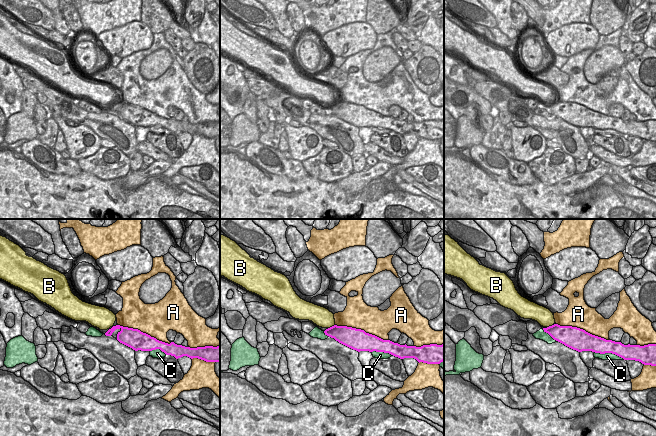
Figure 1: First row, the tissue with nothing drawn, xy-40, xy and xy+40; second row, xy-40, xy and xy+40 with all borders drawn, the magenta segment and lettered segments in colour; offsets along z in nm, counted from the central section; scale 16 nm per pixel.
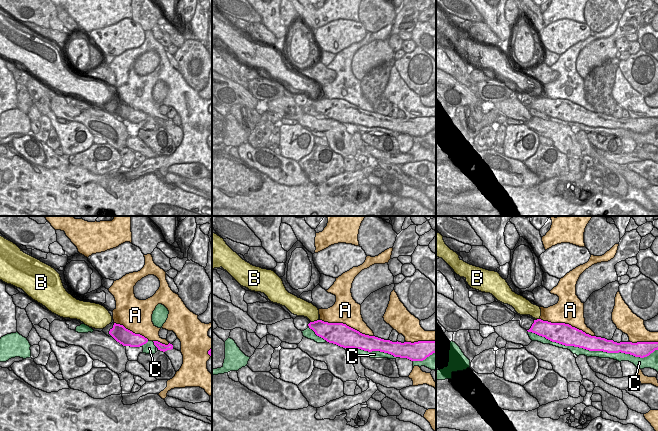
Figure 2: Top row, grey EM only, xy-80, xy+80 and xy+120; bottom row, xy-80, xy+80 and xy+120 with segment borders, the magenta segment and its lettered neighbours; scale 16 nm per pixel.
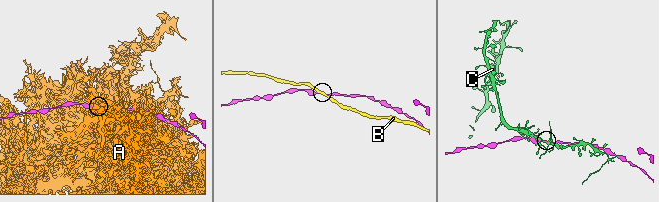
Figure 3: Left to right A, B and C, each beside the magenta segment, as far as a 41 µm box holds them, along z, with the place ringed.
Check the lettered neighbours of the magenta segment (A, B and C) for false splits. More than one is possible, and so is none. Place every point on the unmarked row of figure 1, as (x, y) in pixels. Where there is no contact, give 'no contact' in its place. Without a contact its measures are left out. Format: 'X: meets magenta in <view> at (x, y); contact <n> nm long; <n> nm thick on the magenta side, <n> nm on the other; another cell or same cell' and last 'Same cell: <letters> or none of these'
A: meets magenta in xy at (362, 106); contact 900 nm long; 340 nm thick on the magenta side, 440 nm on the other; another cell
B: meets magenta in xy at (332, 102); contact 130 nm long; 280 nm thick on the magenta side, 320 nm on the other; another cell
C: meets magenta in xy+40 at (610, 128); contact 500 nm long; 260 nm thick on the magenta side, 130 nm on the other; another cell
Same cell: none of these

